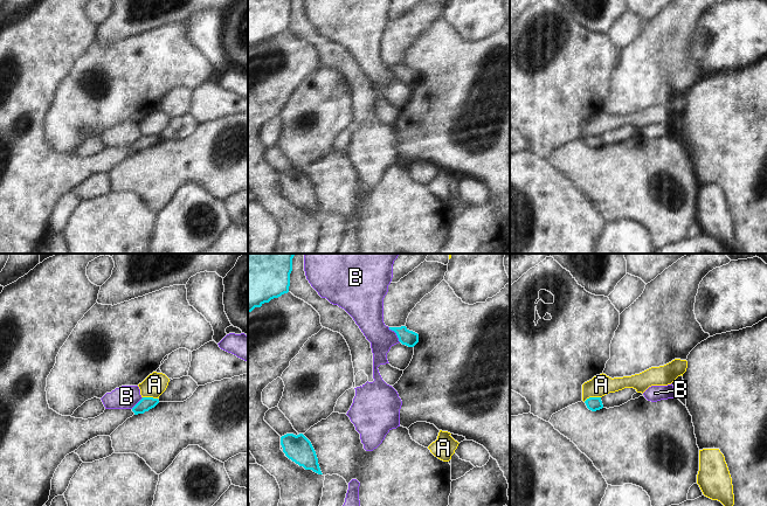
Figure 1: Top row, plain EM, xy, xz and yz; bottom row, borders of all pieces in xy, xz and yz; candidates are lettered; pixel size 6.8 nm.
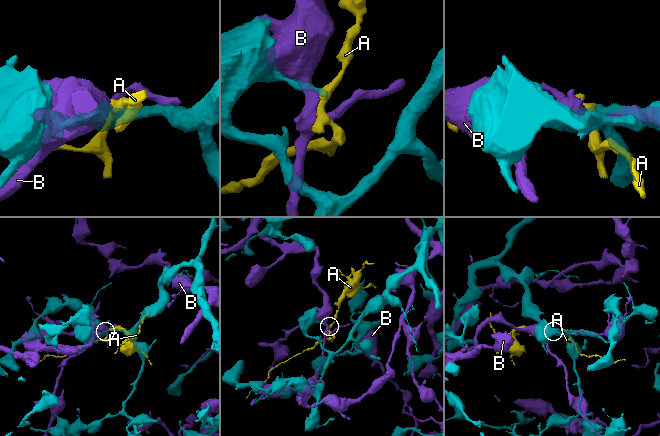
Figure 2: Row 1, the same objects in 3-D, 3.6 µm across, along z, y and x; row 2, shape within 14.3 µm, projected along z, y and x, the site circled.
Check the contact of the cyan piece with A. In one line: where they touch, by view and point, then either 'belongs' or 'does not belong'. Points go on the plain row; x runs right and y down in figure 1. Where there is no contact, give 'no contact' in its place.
contact yz (592, 136); does not belong

